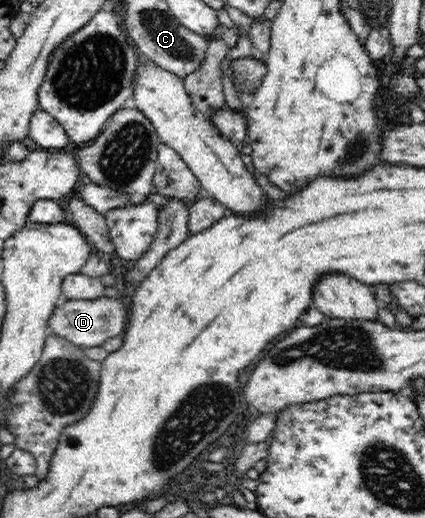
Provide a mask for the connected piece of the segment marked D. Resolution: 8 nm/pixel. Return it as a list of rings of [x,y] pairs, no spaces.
[[[102,296],[93,300],[68,300],[63,306],[53,310],[49,323],[54,334],[71,341],[80,348],[103,346],[107,339],[123,336],[127,328],[128,309],[122,297]]]

